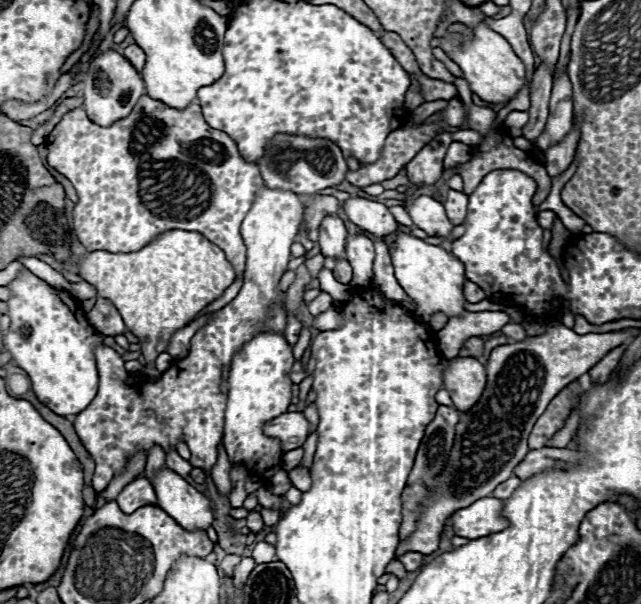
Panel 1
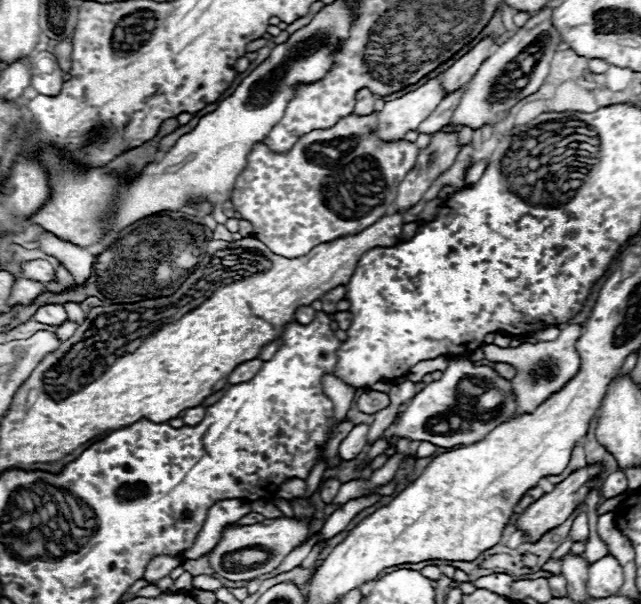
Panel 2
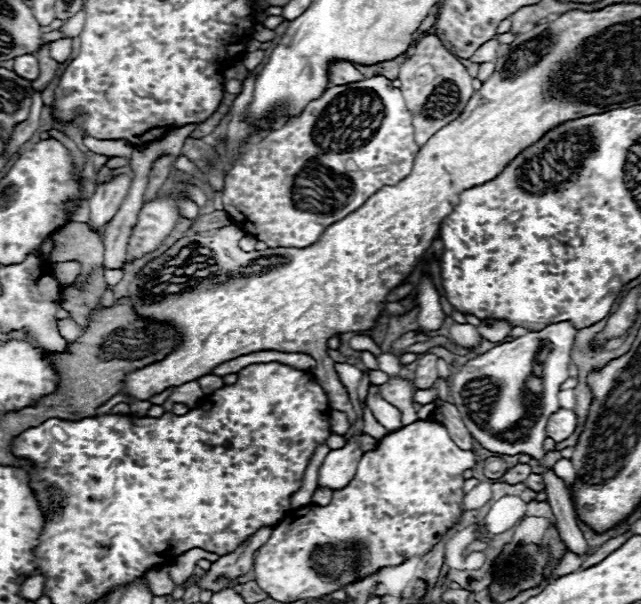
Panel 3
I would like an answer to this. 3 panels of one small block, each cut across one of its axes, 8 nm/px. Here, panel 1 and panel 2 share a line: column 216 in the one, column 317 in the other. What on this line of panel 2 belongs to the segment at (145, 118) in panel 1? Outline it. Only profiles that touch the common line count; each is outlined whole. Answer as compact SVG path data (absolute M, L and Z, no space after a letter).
M376 112L372 116L346 116L328 130L316 130L302 136L288 154L276 154L266 144L256 144L248 154L246 168L238 174L232 202L240 218L254 226L254 238L264 242L274 254L284 258L306 256L314 246L332 242L340 236L358 234L384 214L390 212L392 200L400 180L414 168L418 148L412 142L398 140L392 144L380 144L372 132L376 130Z

